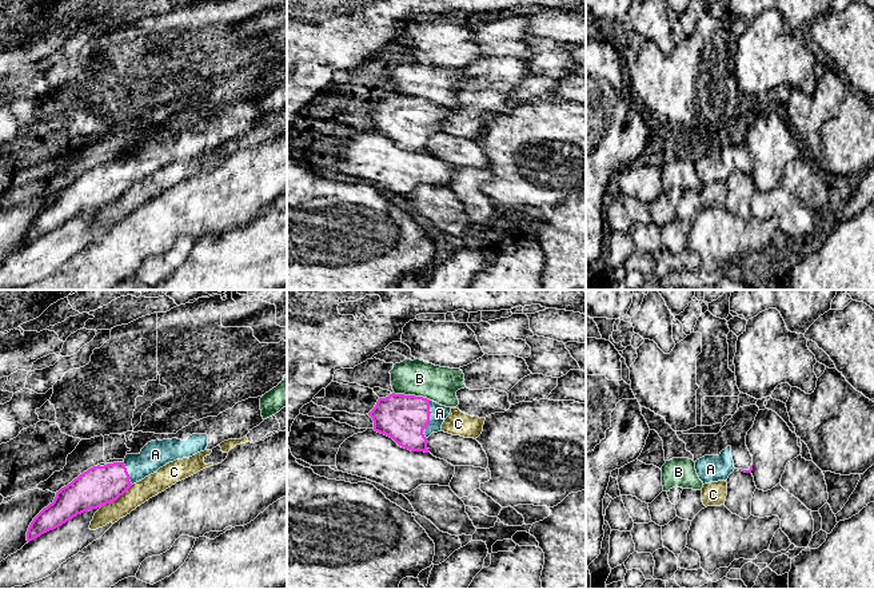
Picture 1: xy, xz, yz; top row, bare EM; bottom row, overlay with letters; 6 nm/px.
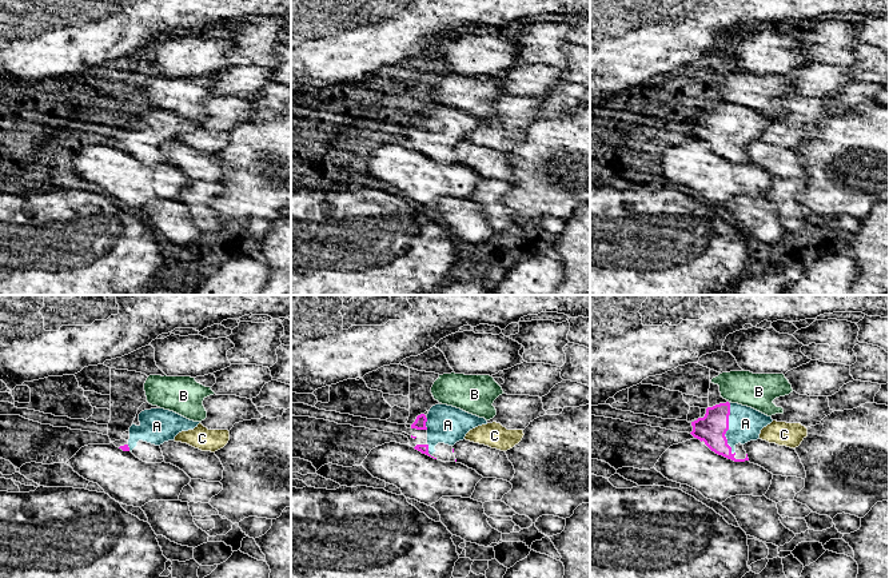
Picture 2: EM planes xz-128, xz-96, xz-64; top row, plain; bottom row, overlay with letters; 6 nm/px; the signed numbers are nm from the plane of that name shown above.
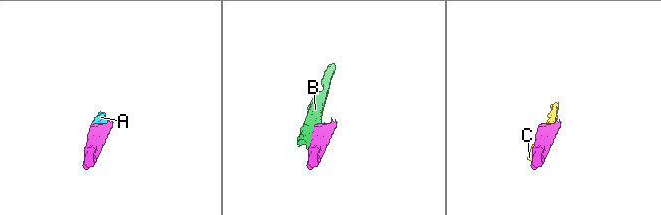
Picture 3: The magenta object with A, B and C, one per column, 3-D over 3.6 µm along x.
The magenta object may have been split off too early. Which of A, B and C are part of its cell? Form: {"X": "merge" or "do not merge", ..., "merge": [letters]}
{"A": "merge", "B": "do not merge", "C": "do not merge", "merge": ["A"]}

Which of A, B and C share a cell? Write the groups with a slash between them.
A / B / C

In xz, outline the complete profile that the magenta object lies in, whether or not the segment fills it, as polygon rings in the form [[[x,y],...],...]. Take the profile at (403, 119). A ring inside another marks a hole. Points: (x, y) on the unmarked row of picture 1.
[[[392,93],[379,99],[368,116],[374,122],[374,131],[392,139],[399,147],[430,154],[427,139],[442,132],[450,114],[451,108],[427,99]]]

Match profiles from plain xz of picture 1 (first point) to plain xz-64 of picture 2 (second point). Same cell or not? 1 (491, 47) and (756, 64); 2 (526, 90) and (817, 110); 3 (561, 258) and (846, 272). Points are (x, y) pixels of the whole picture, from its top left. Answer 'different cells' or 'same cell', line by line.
1: different cells
2: different cells
3: different cells

